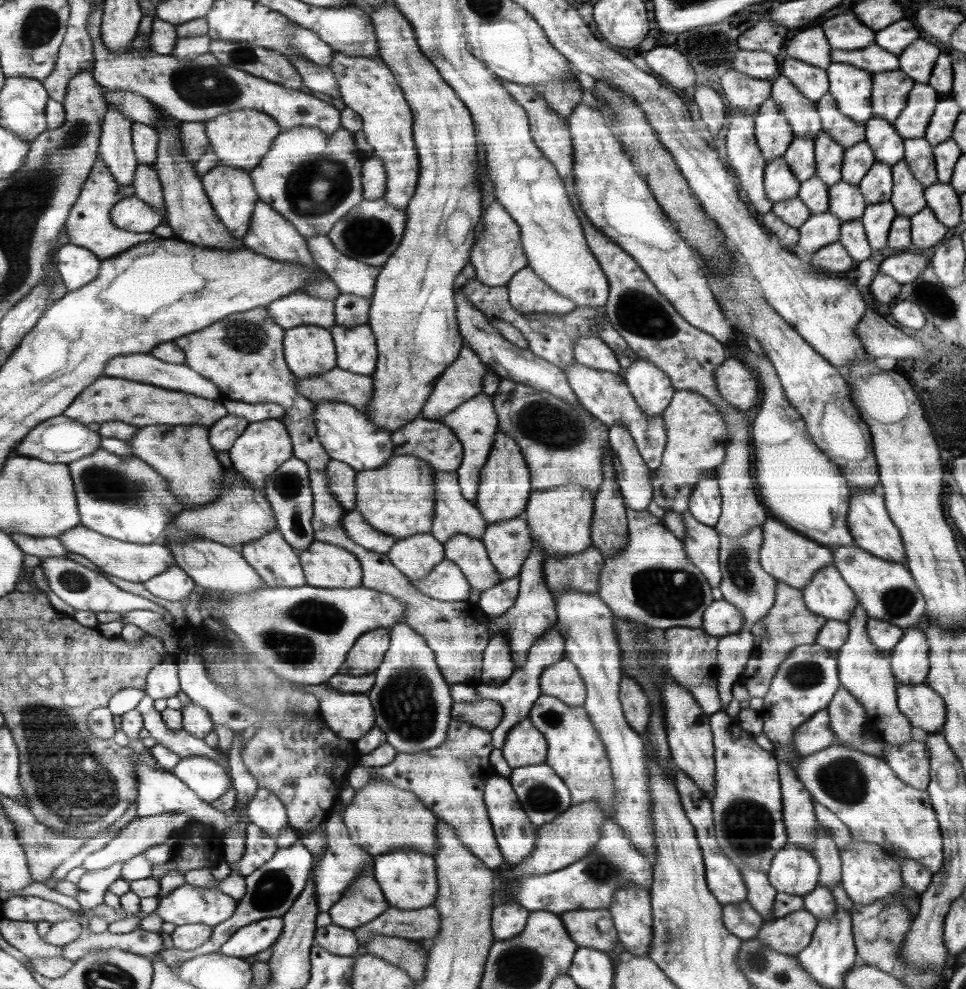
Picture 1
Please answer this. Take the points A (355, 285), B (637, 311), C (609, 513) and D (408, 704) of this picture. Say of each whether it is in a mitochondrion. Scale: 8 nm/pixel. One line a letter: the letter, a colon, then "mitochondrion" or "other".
A: other
B: mitochondrion
C: other
D: mitochondrion

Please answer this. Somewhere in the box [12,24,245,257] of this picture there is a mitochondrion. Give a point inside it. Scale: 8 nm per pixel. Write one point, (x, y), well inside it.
(199, 85)

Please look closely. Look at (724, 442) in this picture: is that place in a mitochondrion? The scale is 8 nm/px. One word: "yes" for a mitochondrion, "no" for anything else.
no

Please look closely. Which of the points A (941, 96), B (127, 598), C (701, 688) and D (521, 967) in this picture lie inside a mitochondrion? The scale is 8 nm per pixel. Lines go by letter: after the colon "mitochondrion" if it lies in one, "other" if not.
A: other
B: other
C: other
D: mitochondrion

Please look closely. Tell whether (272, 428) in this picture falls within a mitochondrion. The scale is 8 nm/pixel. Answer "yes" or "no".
no

